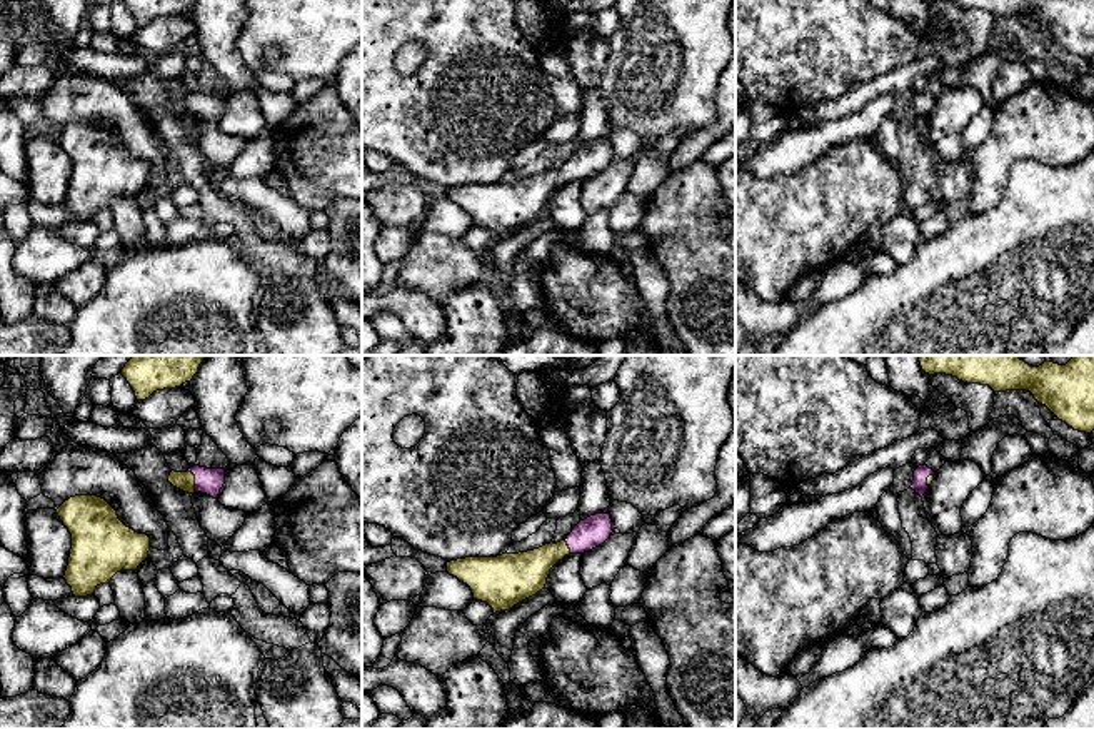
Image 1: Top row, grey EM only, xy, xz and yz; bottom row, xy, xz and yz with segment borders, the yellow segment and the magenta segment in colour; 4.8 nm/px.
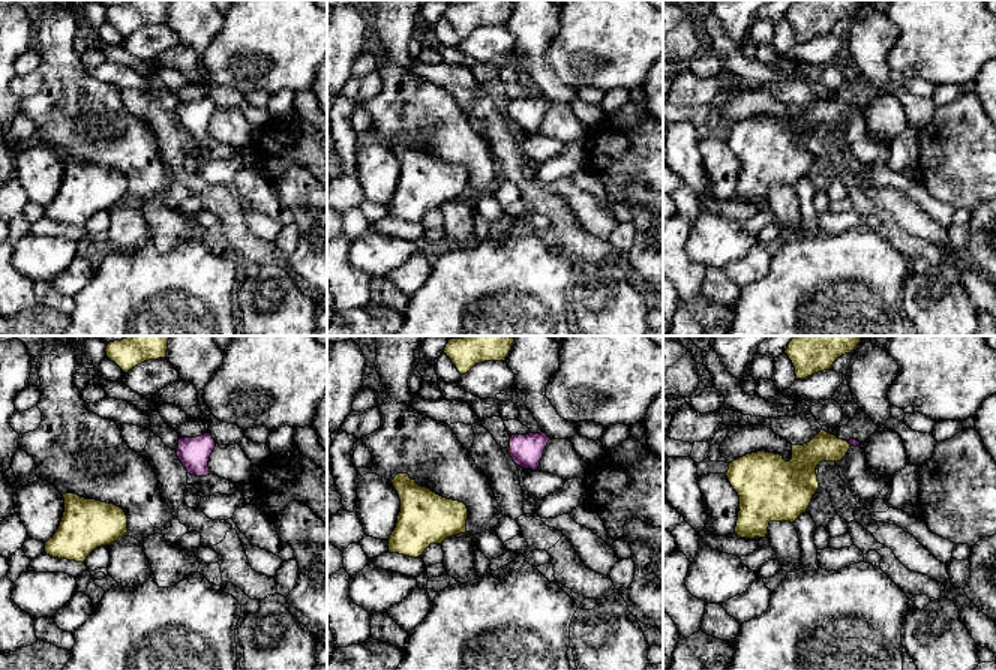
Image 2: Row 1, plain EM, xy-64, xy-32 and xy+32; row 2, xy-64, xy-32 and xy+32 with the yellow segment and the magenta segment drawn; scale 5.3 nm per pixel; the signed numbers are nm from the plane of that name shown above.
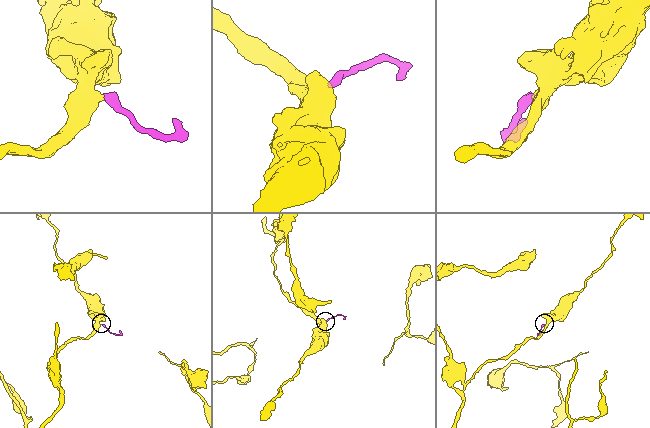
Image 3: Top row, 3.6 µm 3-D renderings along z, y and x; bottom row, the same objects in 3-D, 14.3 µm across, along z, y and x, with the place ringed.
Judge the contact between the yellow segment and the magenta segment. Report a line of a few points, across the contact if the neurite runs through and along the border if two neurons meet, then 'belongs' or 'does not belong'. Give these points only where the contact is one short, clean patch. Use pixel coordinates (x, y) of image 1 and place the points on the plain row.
line xy (185, 107), (194, 107), (207, 107); belongs

